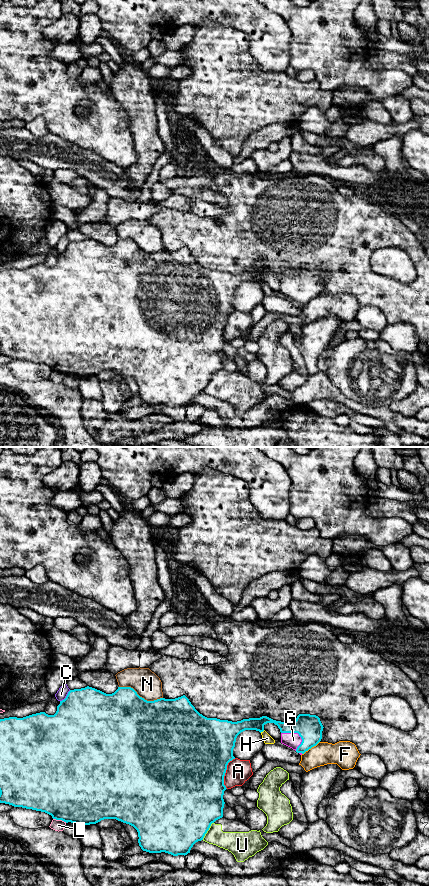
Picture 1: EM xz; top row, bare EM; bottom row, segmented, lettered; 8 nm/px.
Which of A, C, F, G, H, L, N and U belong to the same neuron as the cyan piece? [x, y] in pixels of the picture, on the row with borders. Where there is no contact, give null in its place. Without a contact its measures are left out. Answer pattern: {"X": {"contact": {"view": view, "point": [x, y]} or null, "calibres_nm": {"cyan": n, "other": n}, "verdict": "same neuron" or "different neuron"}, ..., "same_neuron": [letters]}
{"A": {"contact": {"view": "xz", "point": [225, 772]}, "calibres_nm": {"cyan": 500, "other": 190}, "verdict": "different neuron"}, "C": {"contact": {"view": "xz", "point": [66, 696]}, "calibres_nm": {"cyan": 500, "other": 90}, "verdict": "different neuron"}, "F": {"contact": {"view": "xz", "point": [310, 748]}, "calibres_nm": {"cyan": 200, "other": 190}, "verdict": "different neuron"}, "G": {"contact": {"view": "xz", "point": [298, 733]}, "calibres_nm": {"cyan": 200, "other": 120}, "verdict": "same neuron"}, "H": {"contact": {"view": "xz", "point": [262, 731]}, "calibres_nm": {"cyan": 140, "other": 70}, "verdict": "different neuron"}, "L": {"contact": {"view": "xz", "point": [60, 819]}, "calibres_nm": {"cyan": 500, "other": 100}, "verdict": "different neuron"}, "N": {"contact": {"view": "xz", "point": [141, 697]}, "calibres_nm": {"cyan": 500, "other": 220}, "verdict": "different neuron"}, "U": {"contact": {"view": "xz", "point": [207, 830]}, "calibres_nm": {"cyan": 500, "other": 180}, "verdict": "different neuron"}, "same_neuron": ["G"]}

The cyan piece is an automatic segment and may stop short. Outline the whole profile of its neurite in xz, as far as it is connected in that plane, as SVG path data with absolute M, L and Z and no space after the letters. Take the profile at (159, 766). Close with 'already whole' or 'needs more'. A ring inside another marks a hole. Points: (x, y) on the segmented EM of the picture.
M92 687L70 690L66 698L60 701L54 715L45 712L32 714L23 718L9 717L0 719L0 803L45 812L53 819L78 825L96 824L104 819L116 819L133 826L138 832L138 843L143 851L149 853L165 852L173 856L187 855L193 845L203 840L212 823L223 817L224 776L227 765L235 759L233 749L237 736L245 730L264 731L264 725L274 723L281 732L281 743L292 748L300 755L316 746L322 739L323 725L316 715L299 714L292 723L273 720L267 716L249 718L232 722L217 718L207 718L200 714L183 695L175 699L160 698L147 701L140 697L131 687L118 687L112 694L106 694Z | needs more

